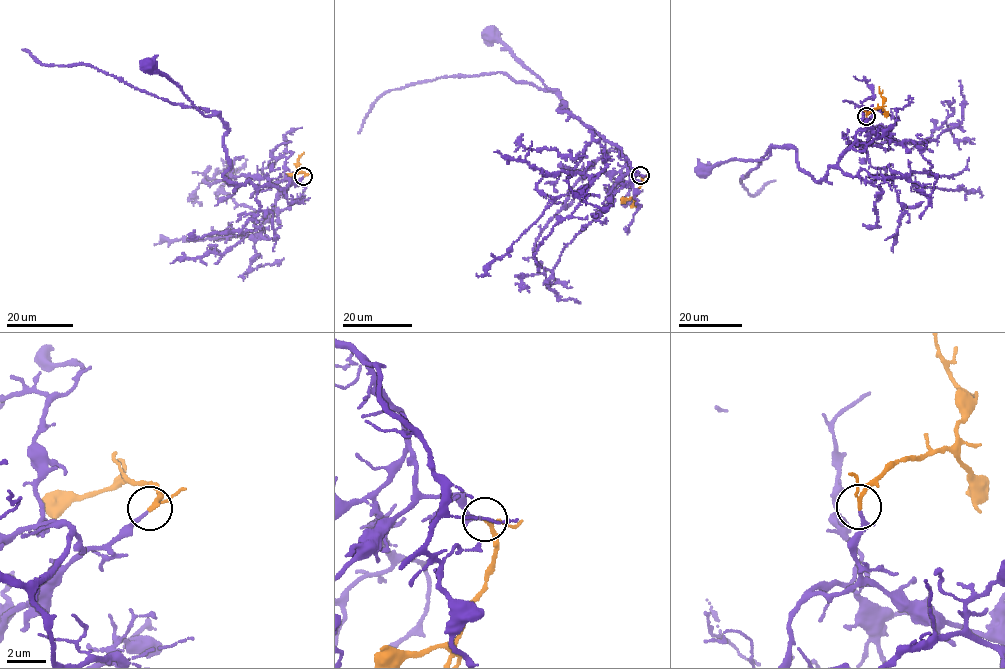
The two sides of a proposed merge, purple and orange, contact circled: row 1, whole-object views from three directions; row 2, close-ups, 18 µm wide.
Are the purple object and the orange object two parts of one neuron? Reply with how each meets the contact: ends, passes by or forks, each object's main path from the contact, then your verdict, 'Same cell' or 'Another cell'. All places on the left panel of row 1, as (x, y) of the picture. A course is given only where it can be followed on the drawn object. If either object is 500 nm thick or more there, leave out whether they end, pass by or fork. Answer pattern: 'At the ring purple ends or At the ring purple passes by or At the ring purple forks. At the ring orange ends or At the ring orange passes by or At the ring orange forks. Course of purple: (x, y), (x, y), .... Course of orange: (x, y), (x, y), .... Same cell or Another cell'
At the ring purple ends. At the ring orange passes by. Course of purple: (303, 177), (282, 189), (229, 182), (228, 129), (220, 114), (204, 115), (149, 64). Course of orange: (303, 176), (305, 173), (298, 171), (297, 162), (304, 152). Same cell

